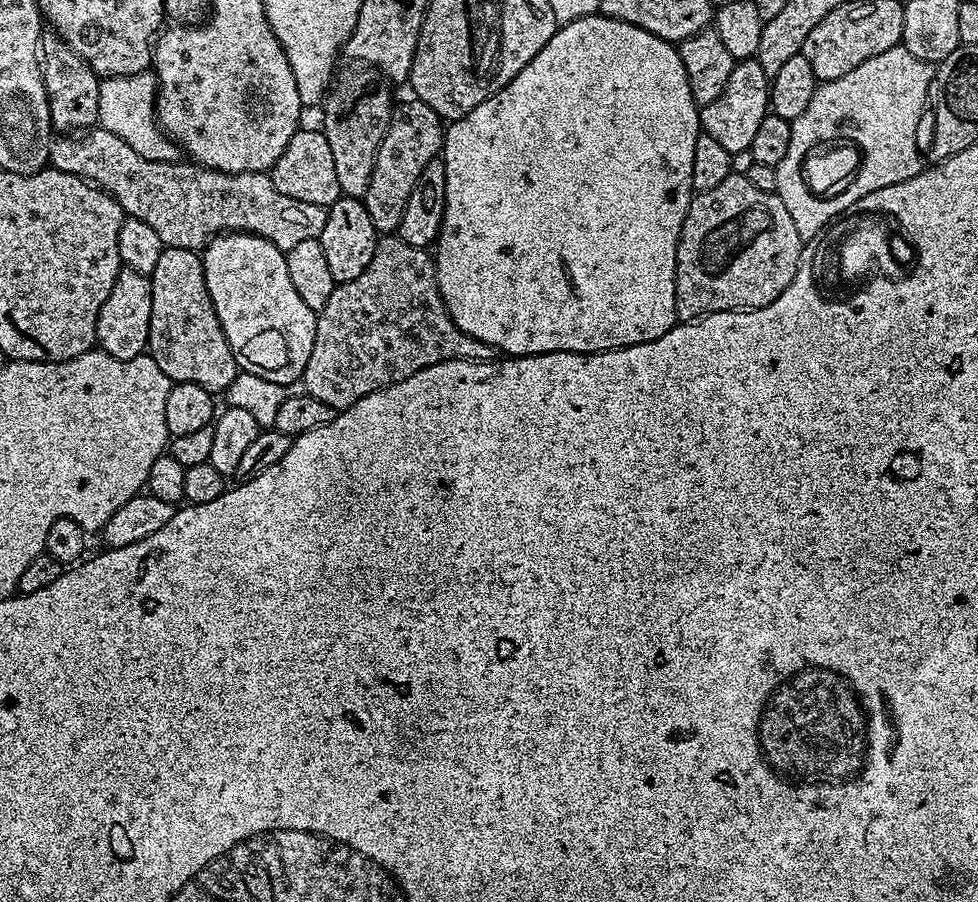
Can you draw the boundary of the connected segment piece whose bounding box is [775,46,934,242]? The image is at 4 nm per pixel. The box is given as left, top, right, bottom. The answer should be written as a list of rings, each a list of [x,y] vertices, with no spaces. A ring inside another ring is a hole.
[[[897,46],[890,50],[882,50],[882,54],[874,54],[874,58],[866,58],[866,62],[862,62],[862,66],[854,66],[854,70],[850,70],[850,74],[842,74],[842,78],[834,78],[833,80],[817,83],[814,90],[814,98],[810,98],[810,103],[806,105],[806,110],[802,110],[802,114],[798,114],[798,118],[791,121],[790,146],[786,149],[786,158],[782,158],[782,162],[775,167],[776,177],[778,178],[778,186],[775,193],[782,198],[786,210],[790,210],[790,218],[794,218],[794,227],[798,229],[801,240],[807,242],[815,238],[819,232],[824,231],[826,226],[831,225],[833,221],[843,216],[844,211],[851,204],[858,202],[858,198],[862,198],[874,190],[882,190],[882,186],[894,186],[898,182],[906,182],[906,178],[914,178],[919,174],[922,170],[922,163],[920,164],[922,152],[921,149],[920,152],[916,149],[916,131],[920,128],[920,115],[923,112],[925,115],[926,105],[930,100],[933,75],[933,65],[926,63],[922,58],[914,58],[914,54],[910,54],[910,50]],[[836,136],[856,136],[856,140],[860,140],[860,148],[864,148],[864,168],[860,168],[860,176],[856,176],[856,184],[852,184],[852,188],[848,188],[848,196],[840,196],[840,200],[836,200],[836,196],[832,196],[832,200],[820,200],[820,196],[812,196],[812,192],[808,192],[808,188],[804,188],[804,180],[800,180],[800,156],[804,156],[804,152],[808,152],[808,148],[812,148],[812,144],[820,144],[820,140],[836,140]]]

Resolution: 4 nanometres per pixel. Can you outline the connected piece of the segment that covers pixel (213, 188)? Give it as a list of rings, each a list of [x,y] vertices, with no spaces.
[[[93,126],[87,130],[81,131],[79,134],[64,134],[59,138],[51,141],[48,150],[48,159],[51,167],[62,170],[66,174],[74,174],[81,176],[82,179],[94,184],[102,189],[103,192],[109,192],[114,198],[114,202],[118,202],[118,206],[122,206],[125,217],[133,216],[138,218],[138,222],[146,222],[146,226],[151,226],[157,232],[158,238],[162,238],[162,242],[169,248],[181,248],[182,250],[190,250],[196,252],[203,249],[204,245],[215,236],[225,232],[249,232],[255,236],[266,238],[266,242],[274,242],[274,246],[278,246],[278,250],[287,253],[294,250],[294,246],[298,246],[298,242],[306,242],[307,240],[319,240],[322,234],[322,226],[326,226],[326,218],[328,217],[328,209],[322,206],[314,206],[314,202],[298,202],[298,198],[290,198],[287,194],[282,194],[274,186],[271,175],[268,172],[219,172],[213,168],[204,168],[201,164],[195,162],[170,162],[170,161],[151,161],[149,158],[142,158],[133,147],[128,146],[122,138],[118,138],[116,134],[112,134],[110,130],[106,130],[101,126]]]

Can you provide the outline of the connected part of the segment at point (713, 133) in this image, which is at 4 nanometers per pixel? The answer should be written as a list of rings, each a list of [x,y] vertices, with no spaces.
[[[755,58],[737,60],[730,70],[730,78],[726,78],[726,90],[714,98],[714,102],[700,108],[700,126],[703,135],[714,138],[727,152],[733,154],[747,153],[750,142],[754,142],[754,134],[762,123],[762,118],[769,115],[768,90],[770,77],[762,70]]]

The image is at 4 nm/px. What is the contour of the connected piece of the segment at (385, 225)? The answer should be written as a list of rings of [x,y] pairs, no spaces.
[[[407,98],[395,105],[388,123],[382,146],[378,146],[378,158],[374,158],[374,174],[370,174],[370,186],[362,197],[370,222],[374,222],[377,233],[392,234],[399,229],[406,202],[418,182],[418,174],[441,155],[444,147],[445,121],[426,102]]]

